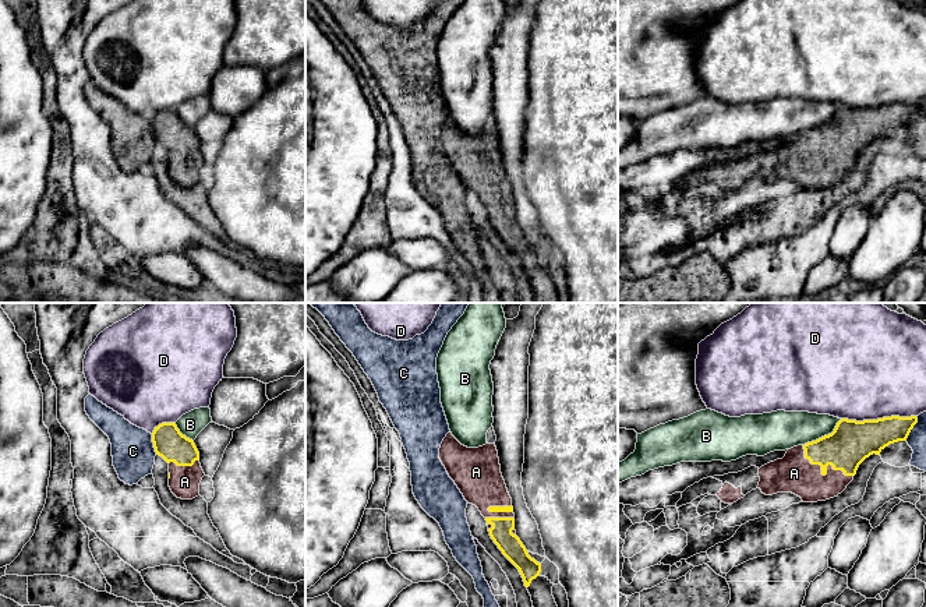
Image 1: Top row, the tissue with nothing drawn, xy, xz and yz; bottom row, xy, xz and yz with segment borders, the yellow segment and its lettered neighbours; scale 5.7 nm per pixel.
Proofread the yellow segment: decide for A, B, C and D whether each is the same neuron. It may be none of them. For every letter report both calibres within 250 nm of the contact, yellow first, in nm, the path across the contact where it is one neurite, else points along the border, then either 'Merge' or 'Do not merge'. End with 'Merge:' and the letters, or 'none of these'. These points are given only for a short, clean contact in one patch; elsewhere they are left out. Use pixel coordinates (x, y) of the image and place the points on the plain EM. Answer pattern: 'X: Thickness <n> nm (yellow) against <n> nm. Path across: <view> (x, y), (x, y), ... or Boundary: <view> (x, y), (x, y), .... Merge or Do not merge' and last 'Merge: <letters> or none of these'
A: Thickness 240 nm (yellow) against 220 nm. Merge
B: Thickness 240 nm (yellow) against 220 nm. Do not merge
C: Thickness 180 nm (yellow) against 240 nm. Do not merge
D: Thickness 240 nm (yellow) against 500 nm. Do not merge
Merge: A

